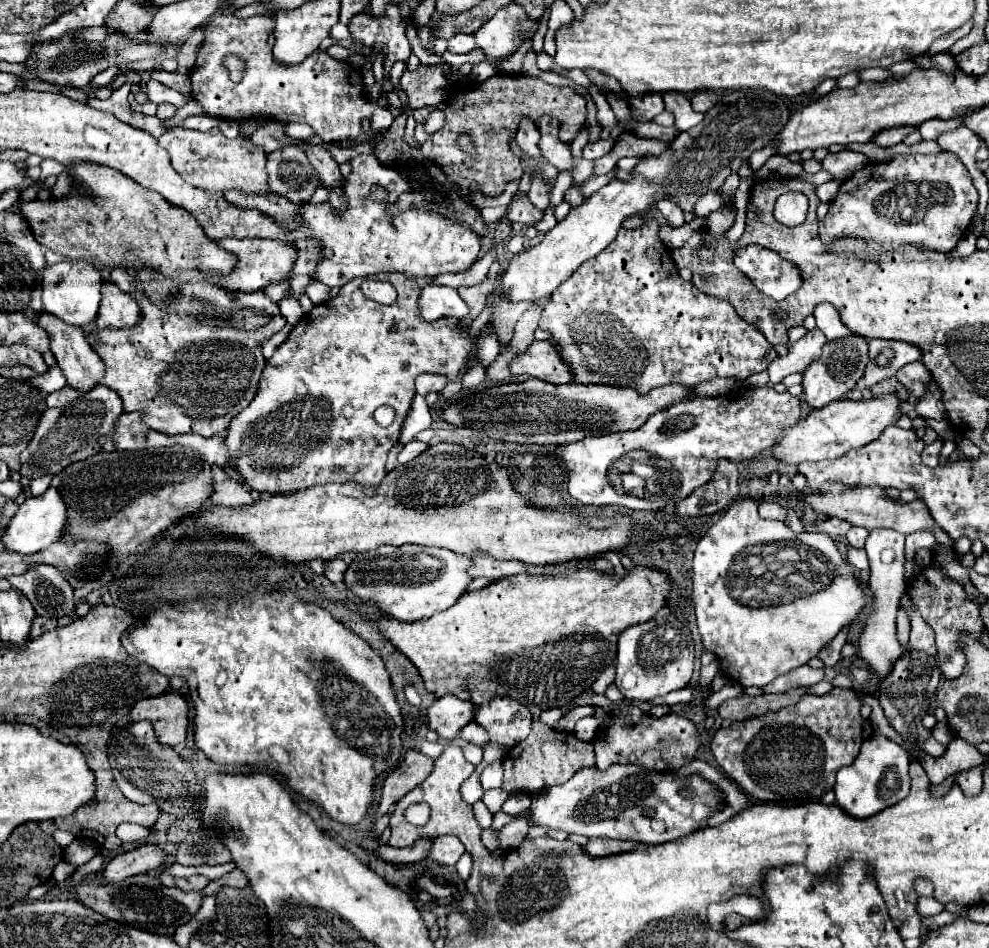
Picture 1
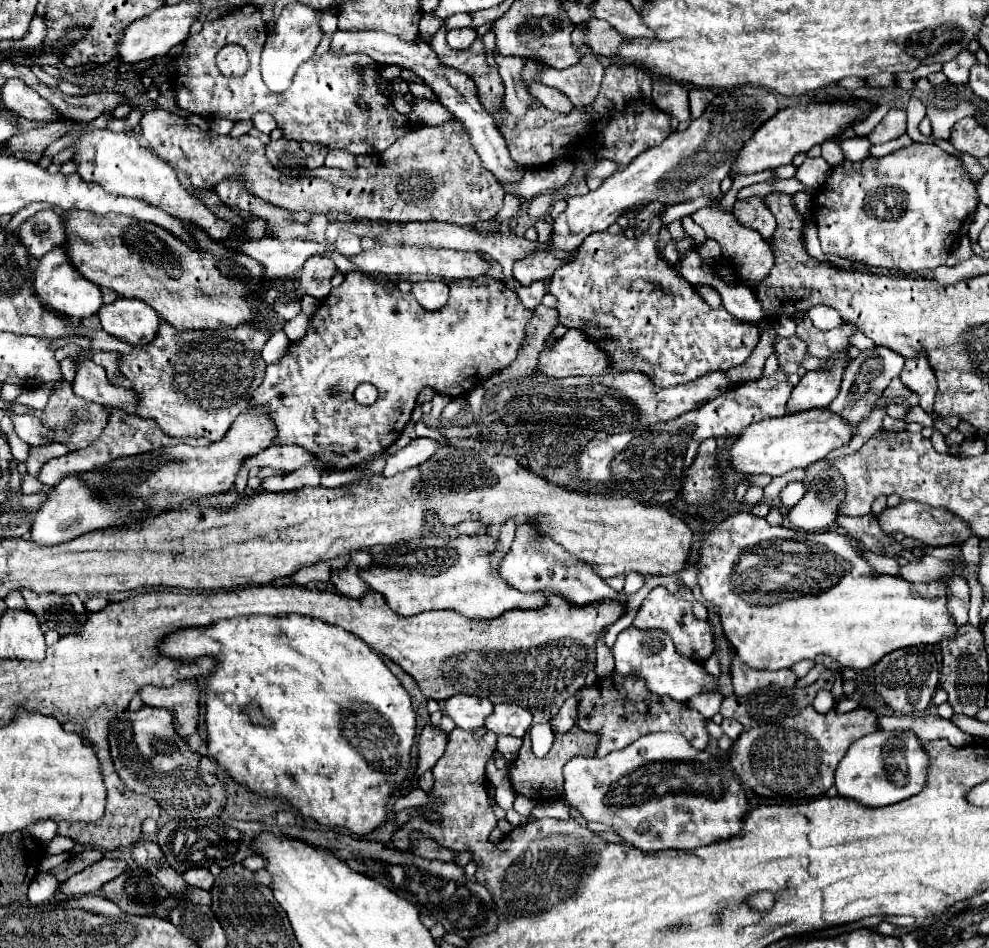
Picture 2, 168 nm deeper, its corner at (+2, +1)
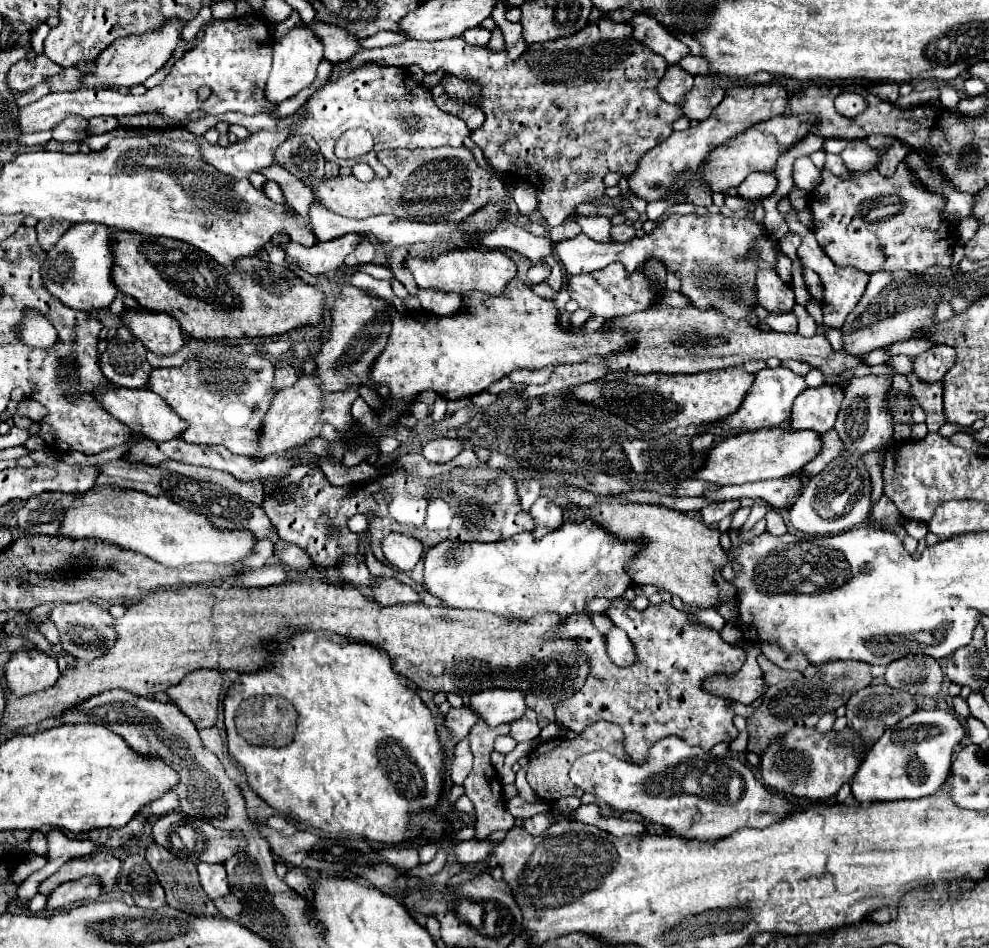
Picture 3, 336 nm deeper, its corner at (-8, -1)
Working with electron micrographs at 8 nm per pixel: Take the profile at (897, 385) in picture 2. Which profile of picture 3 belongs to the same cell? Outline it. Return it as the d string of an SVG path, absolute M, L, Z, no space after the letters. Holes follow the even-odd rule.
M915 371L909 373L907 379L911 383L911 395L927 413L927 425L931 425L931 431L939 429L943 425L943 419L939 417L943 413L943 383L925 383L915 375Z

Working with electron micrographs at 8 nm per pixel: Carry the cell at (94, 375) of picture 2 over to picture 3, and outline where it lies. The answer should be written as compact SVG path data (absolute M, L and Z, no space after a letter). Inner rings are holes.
M99 387L99 403L113 413L113 417L117 417L121 423L125 423L133 433L139 433L151 441L171 441L175 437L179 437L187 425L181 417L177 417L173 413L173 409L169 409L169 405L153 391L149 389L127 389L127 387Z

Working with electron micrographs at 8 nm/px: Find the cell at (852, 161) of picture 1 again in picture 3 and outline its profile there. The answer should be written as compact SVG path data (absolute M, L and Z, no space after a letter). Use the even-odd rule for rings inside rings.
M801 157L793 165L793 183L797 189L813 191L821 183L821 171L813 165L809 157Z

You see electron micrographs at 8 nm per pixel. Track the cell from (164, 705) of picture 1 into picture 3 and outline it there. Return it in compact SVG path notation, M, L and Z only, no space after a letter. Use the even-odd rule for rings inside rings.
M199 669L185 675L181 683L167 691L167 695L193 721L197 729L207 729L217 723L221 691L221 671Z

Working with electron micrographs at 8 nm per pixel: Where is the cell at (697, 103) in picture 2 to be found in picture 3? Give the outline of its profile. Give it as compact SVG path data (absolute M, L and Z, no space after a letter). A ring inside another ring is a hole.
M697 75L693 89L685 95L685 101L679 105L683 115L695 121L703 121L725 97L725 87L711 75Z

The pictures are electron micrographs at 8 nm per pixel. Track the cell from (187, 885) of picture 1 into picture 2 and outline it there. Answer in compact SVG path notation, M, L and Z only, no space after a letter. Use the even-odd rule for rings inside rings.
M191 867L183 873L183 879L187 885L191 887L199 887L199 889L205 889L209 891L213 887L213 875L209 873L209 869L203 869L203 867Z

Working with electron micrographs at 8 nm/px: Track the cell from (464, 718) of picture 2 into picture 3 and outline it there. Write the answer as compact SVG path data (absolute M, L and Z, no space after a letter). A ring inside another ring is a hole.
M487 689L471 697L471 707L487 725L495 727L521 719L527 703L519 689Z

